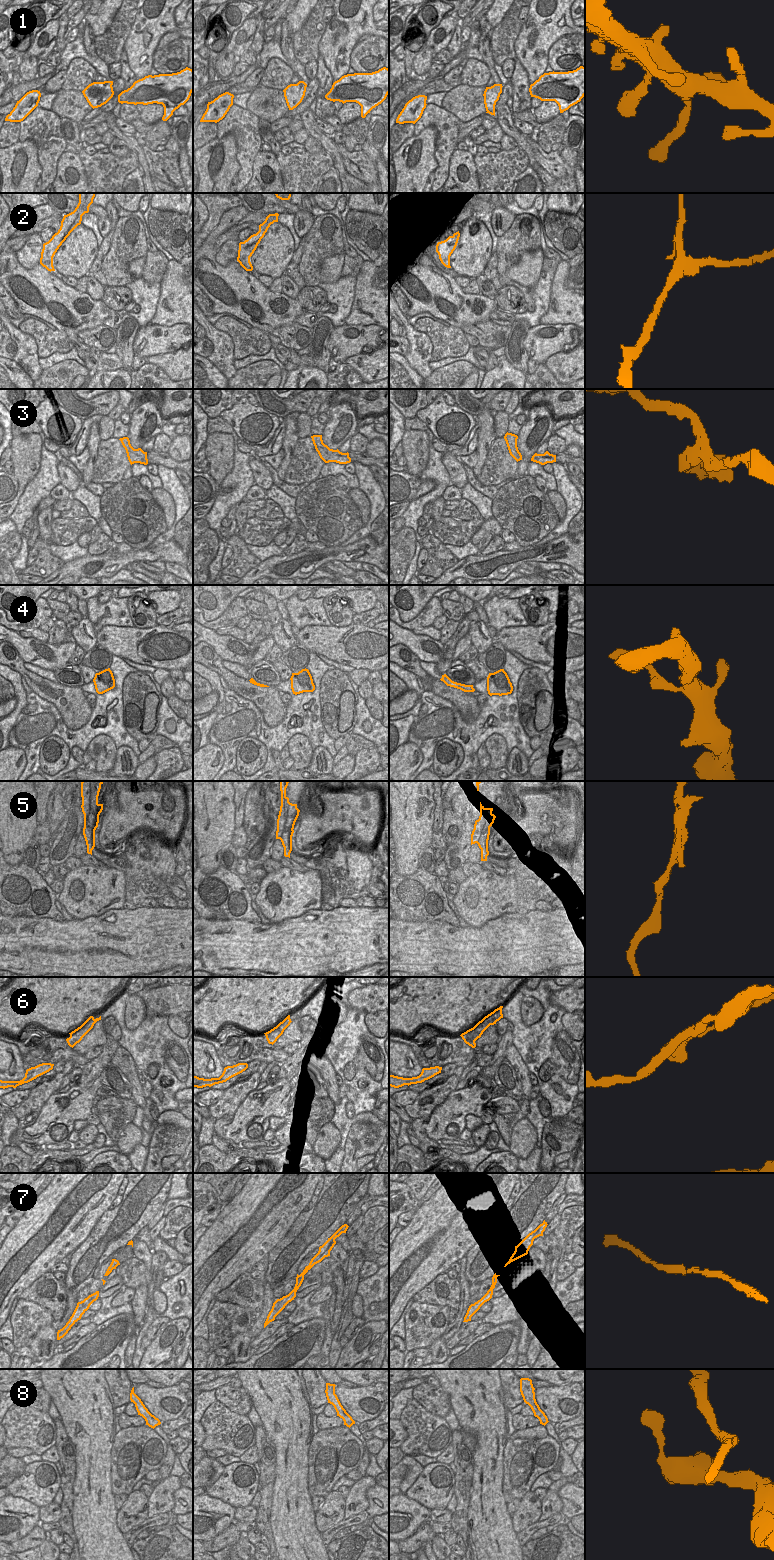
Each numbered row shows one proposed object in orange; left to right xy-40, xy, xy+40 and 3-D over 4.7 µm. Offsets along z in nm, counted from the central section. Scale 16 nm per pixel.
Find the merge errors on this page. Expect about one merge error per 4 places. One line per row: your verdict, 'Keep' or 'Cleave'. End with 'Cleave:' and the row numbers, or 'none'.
1: Keep
2: Cleave
3: Keep
4: Keep
5: Cleave
6: Cleave
7: Keep
8: Keep
Cleave: 2, 5, 6.

